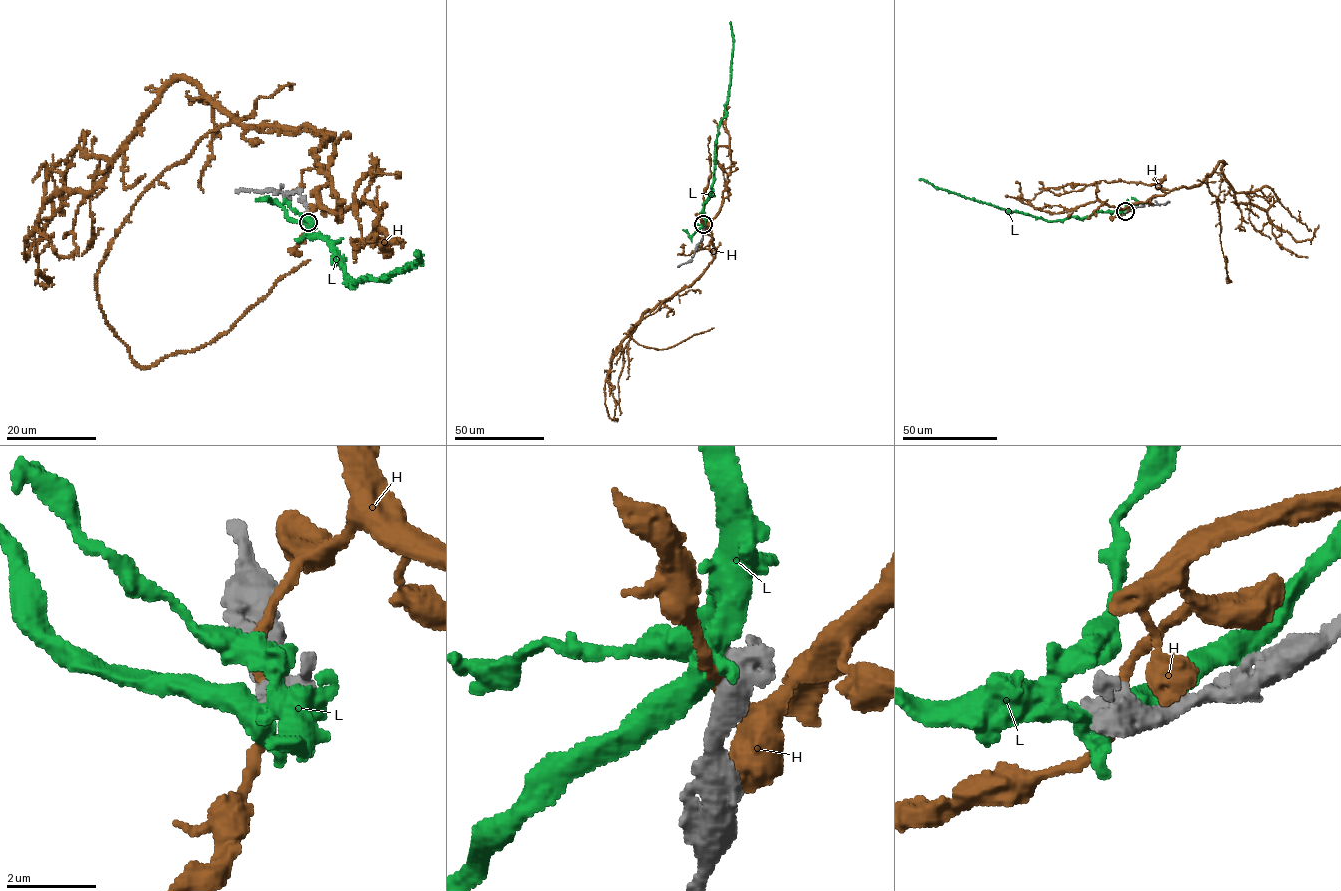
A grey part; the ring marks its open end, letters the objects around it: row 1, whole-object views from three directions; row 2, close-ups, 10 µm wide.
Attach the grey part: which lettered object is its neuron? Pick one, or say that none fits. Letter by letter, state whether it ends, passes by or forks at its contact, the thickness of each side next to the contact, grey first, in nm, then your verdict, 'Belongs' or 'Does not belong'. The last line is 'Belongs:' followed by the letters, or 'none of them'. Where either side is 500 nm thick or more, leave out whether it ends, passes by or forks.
H: Thickness 650 nm (grey) against 200 nm. Does not belong
L: It forks there. Thickness 460 nm (grey) against 420 nm. Does not belong
Belongs: none of them

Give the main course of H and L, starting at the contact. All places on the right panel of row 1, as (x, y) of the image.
H: (1126, 212), (1131, 204), (1204, 181), (1217, 198), (1228, 283), (1231, 282), (1226, 256)
L: (1125, 212), (1099, 211), (1079, 218), (1046, 221), (1006, 211), (919, 179)

